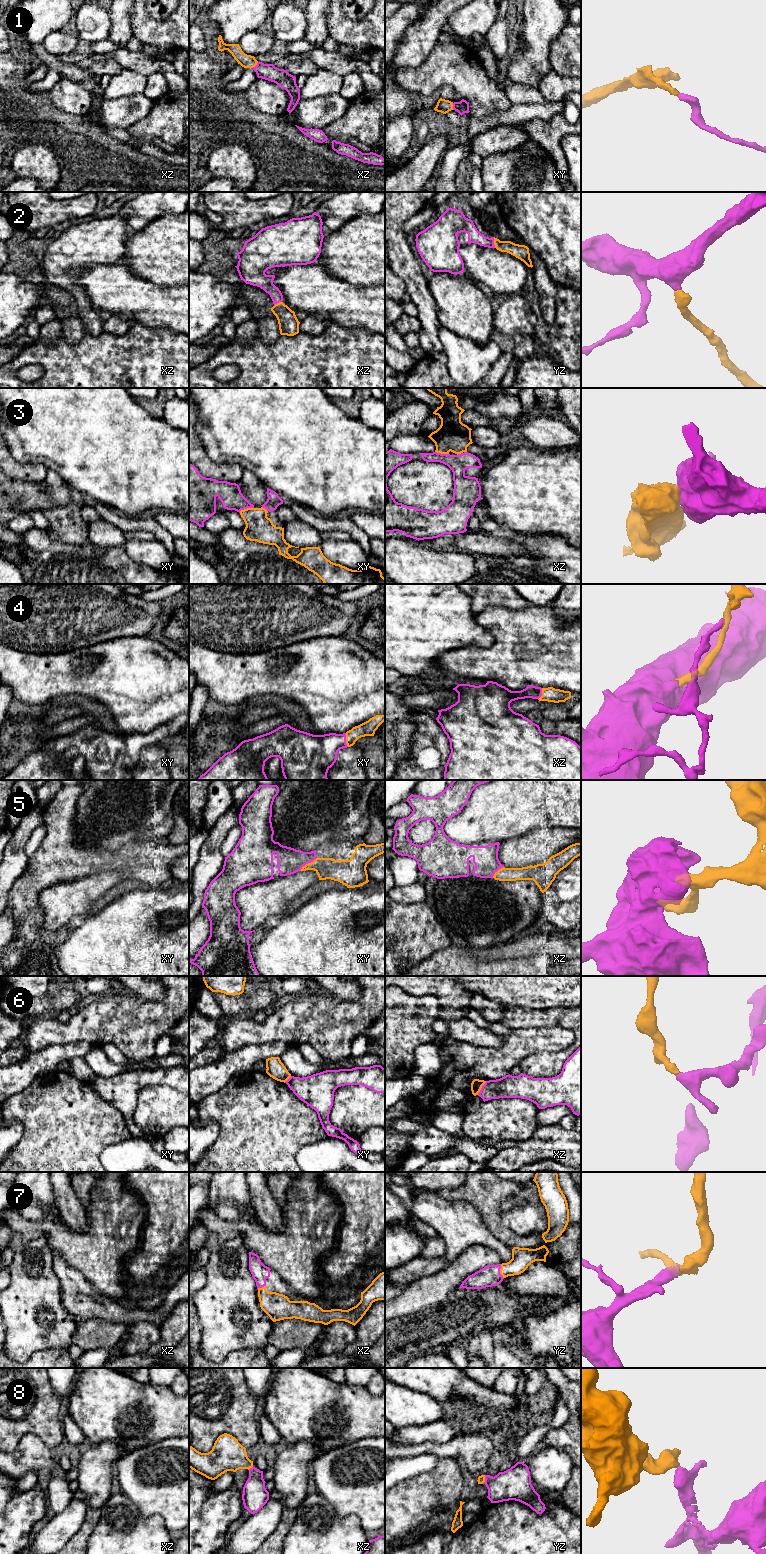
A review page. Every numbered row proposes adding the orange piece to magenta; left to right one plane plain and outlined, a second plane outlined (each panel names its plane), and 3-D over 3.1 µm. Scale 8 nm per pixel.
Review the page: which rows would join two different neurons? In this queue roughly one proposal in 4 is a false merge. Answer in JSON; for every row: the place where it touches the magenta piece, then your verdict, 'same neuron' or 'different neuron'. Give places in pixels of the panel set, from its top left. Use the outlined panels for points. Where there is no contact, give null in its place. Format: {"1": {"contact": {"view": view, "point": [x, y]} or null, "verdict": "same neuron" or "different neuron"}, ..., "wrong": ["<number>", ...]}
{"1": {"contact": {"view": "xz", "point": [256, 65]}, "verdict": "same neuron"}, "2": {"contact": {"view": "yz", "point": [493, 242]}, "verdict": "same neuron"}, "3": {"contact": {"view": "xy", "point": [246, 508]}, "verdict": "same neuron"}, "4": {"contact": {"view": "xy", "point": [345, 740]}, "verdict": "same neuron"}, "5": {"contact": {"view": "xy", "point": [307, 863]}, "verdict": "same neuron"}, "6": {"contact": {"view": "xz", "point": [481, 1088]}, "verdict": "same neuron"}, "7": {"contact": {"view": "yz", "point": [499, 1271]}, "verdict": "same neuron"}, "8": {"contact": {"view": "xz", "point": [250, 1468]}, "verdict": "same neuron"}, "wrong": []}

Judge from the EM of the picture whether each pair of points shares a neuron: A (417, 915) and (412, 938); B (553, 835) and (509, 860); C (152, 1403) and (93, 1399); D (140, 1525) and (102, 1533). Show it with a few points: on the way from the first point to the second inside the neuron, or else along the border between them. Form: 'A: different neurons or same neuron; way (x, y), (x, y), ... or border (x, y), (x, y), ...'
A: same neuron; way (417, 921), (416, 932)
B: same neuron; way (542, 844), (520, 852)
C: same neuron; way (137, 1399), (108, 1399)
D: same neuron; way (131, 1533), (111, 1533)

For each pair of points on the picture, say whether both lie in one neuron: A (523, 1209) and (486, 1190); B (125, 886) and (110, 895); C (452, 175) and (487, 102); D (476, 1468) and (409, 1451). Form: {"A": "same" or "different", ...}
{"A": "same", "B": "same", "C": "different", "D": "same"}

